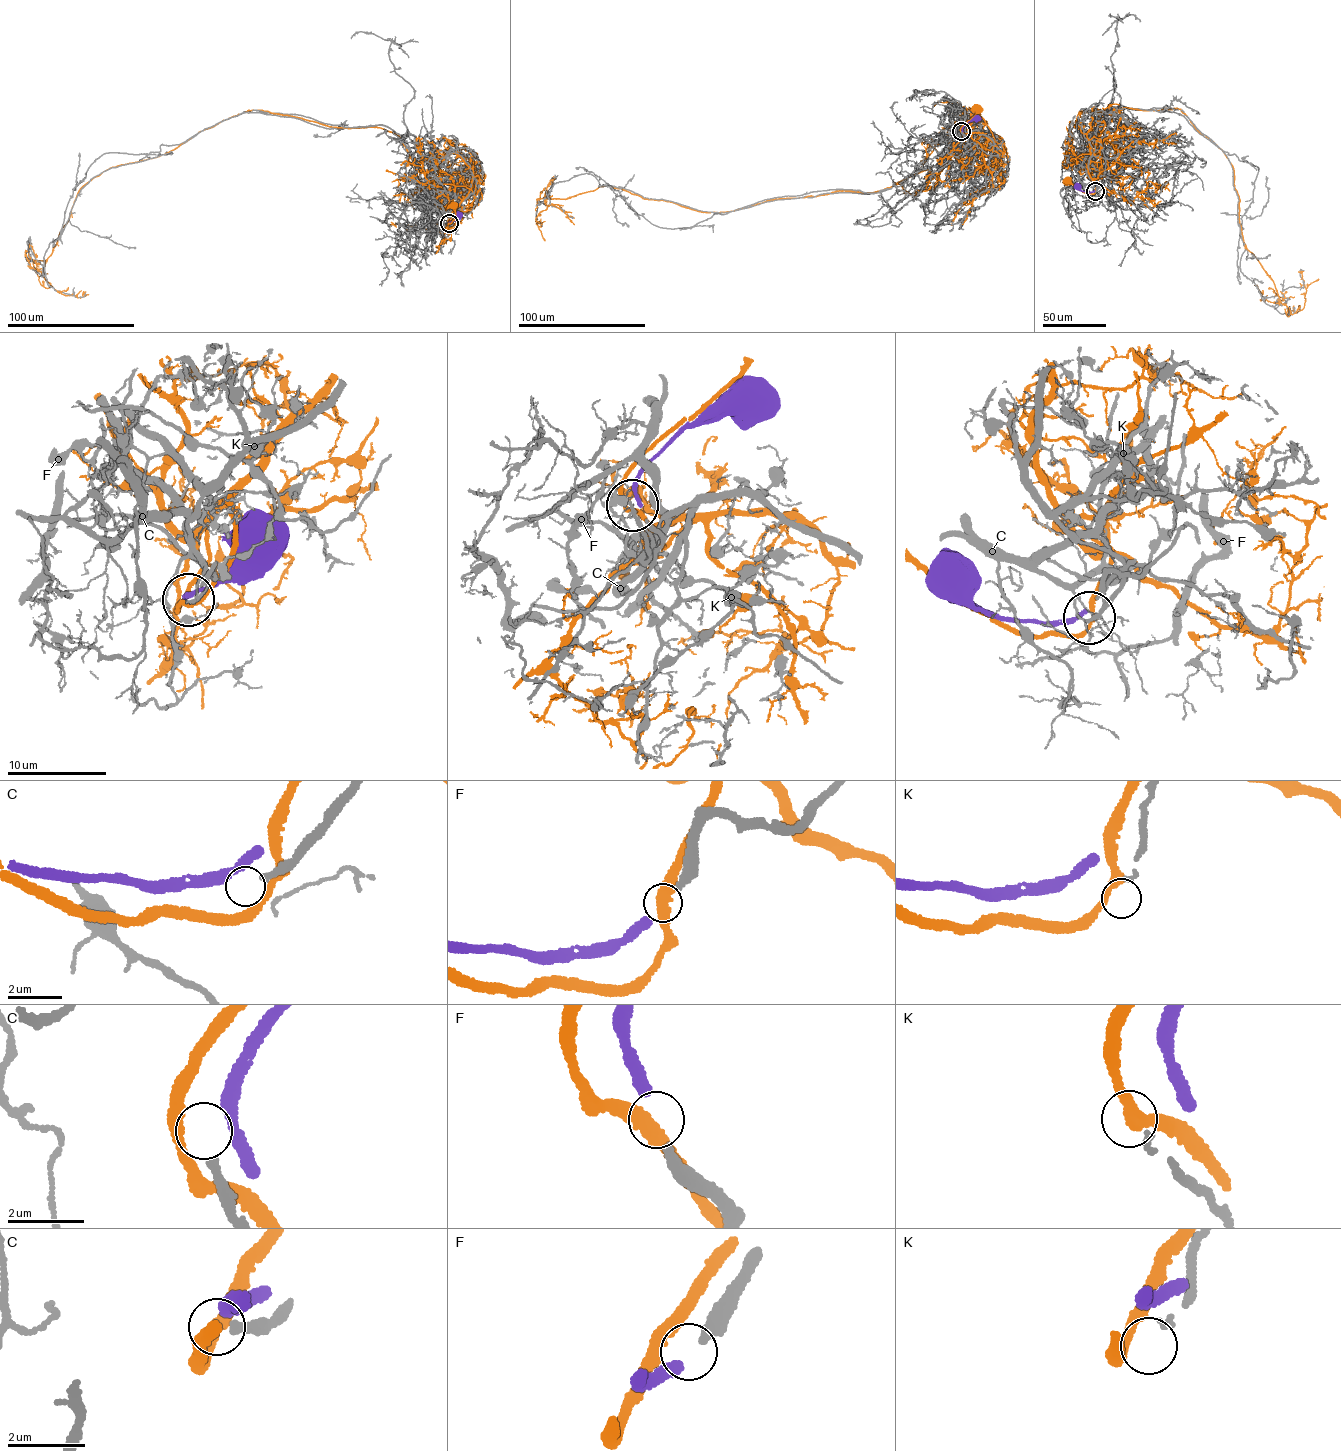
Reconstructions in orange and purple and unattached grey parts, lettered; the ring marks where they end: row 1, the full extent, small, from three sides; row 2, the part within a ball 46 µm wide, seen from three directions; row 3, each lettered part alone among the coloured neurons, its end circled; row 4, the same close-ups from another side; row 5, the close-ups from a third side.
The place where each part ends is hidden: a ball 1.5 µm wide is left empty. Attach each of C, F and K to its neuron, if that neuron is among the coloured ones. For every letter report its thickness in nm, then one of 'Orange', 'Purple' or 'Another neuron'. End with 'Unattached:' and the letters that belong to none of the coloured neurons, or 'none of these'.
C: Thickness 260 nm. Another neuron
F: Thickness 280 nm. Purple
K: Thickness 120 nm. Another neuron
Unattached: C, K

